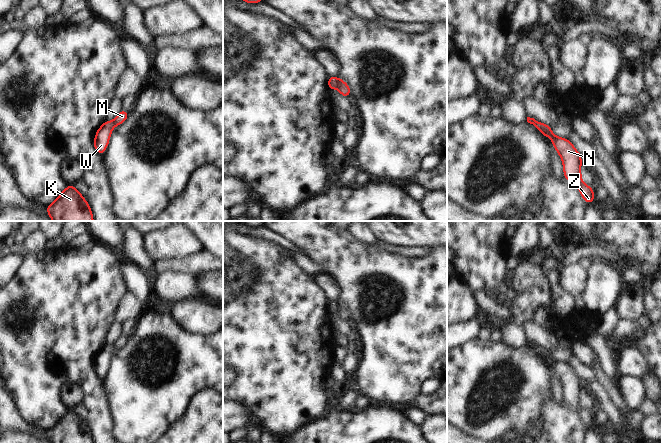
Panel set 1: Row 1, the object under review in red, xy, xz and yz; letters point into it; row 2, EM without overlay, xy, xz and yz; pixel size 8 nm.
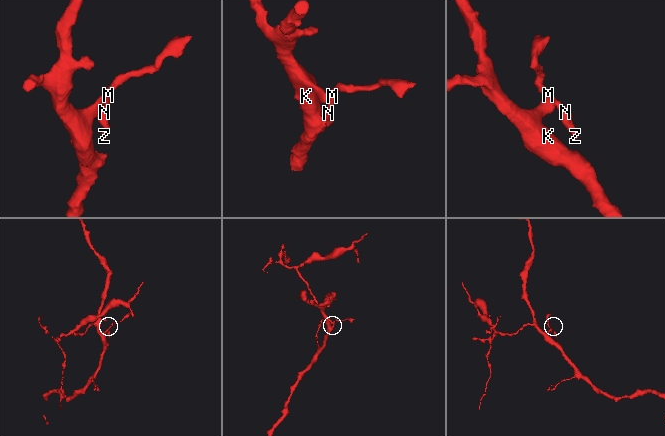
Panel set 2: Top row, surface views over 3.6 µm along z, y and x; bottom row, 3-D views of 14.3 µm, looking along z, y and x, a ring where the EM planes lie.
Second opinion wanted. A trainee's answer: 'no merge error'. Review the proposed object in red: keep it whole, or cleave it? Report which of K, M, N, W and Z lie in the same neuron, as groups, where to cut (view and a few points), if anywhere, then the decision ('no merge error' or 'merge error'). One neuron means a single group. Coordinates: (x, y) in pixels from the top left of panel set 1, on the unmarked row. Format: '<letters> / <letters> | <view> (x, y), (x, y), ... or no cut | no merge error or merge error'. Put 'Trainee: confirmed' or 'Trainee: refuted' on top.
Trainee: refuted
K W / M N Z | xz (338, 302), (336, 310) | merge error

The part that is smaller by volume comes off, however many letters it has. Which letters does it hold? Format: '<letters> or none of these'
M, N, Z

